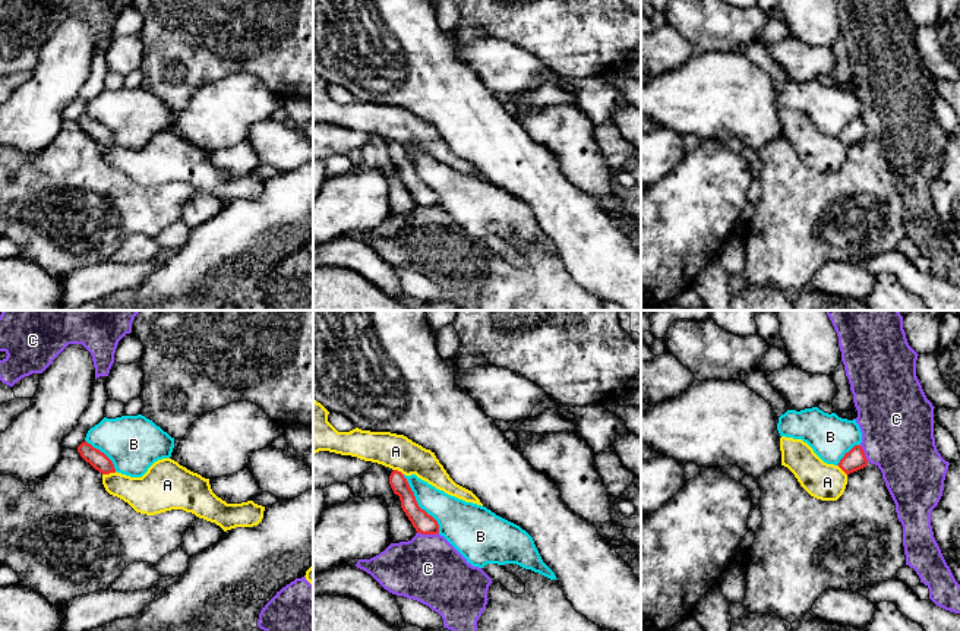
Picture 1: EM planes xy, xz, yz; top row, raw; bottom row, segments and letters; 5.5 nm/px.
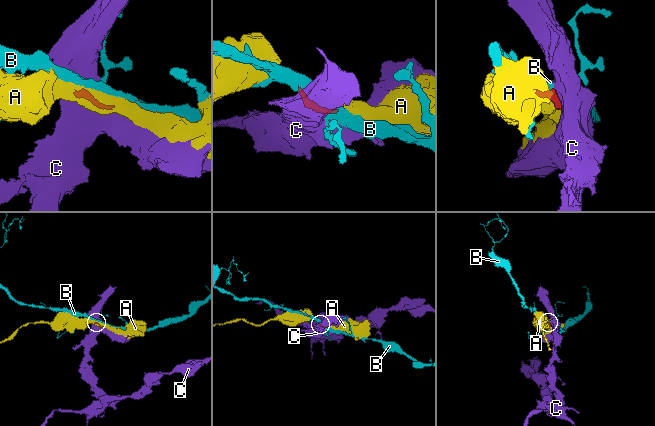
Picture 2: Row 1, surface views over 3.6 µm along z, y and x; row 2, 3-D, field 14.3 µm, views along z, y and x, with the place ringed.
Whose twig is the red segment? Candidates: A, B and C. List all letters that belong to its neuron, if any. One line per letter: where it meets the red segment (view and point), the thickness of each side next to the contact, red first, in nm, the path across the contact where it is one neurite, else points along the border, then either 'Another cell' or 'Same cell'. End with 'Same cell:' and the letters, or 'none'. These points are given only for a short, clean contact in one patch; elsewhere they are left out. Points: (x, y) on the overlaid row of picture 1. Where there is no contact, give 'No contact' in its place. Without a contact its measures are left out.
A: Touches red at xy (109, 473). Thickness 100 nm (red) against 220 nm. Another cell
B: Touches red at xz (417, 504). Thickness 120 nm (red) against 220 nm. Another cell
C: Touches red at xz (428, 533). Thickness 120 nm (red) against 380 nm. Another cell
Same cell: none

